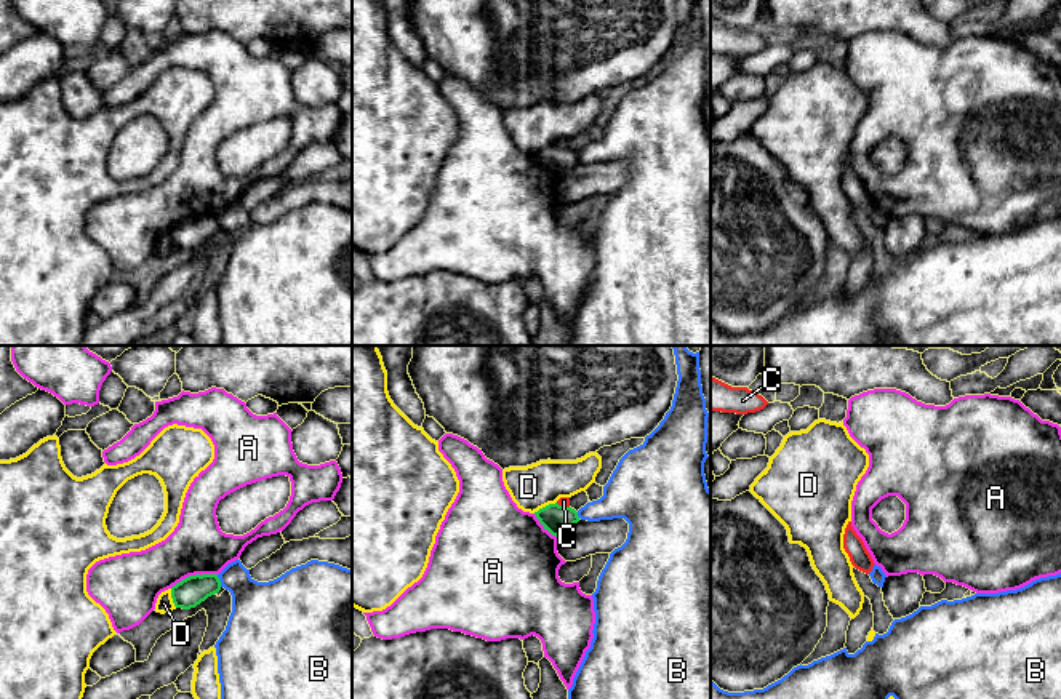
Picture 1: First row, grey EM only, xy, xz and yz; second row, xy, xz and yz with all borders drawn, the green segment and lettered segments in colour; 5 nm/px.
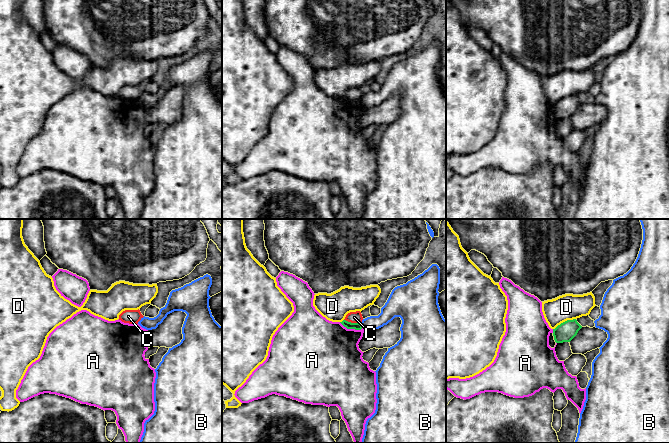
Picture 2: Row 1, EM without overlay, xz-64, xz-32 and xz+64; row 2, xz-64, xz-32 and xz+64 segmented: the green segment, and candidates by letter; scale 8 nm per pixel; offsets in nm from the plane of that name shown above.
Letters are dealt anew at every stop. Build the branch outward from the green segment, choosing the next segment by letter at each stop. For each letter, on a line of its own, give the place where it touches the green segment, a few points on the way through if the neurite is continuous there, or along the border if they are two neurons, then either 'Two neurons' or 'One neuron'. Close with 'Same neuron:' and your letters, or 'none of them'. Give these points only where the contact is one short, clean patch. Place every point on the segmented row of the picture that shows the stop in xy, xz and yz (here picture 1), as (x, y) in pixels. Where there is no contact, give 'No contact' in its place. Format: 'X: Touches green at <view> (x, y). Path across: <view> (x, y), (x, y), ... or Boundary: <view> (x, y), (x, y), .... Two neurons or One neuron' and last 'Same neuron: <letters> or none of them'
A: Touches green at xy (192, 576). Two neurons
B: Touches green at xy (220, 581). Boundary: xy (216, 575), (221, 586). Two neurons
C: Touches green at xz (562, 506). Boundary: xz (556, 503), (568, 507). Two neurons
D: Touches green at xz (546, 506). Two neurons
Same neuron: none of them

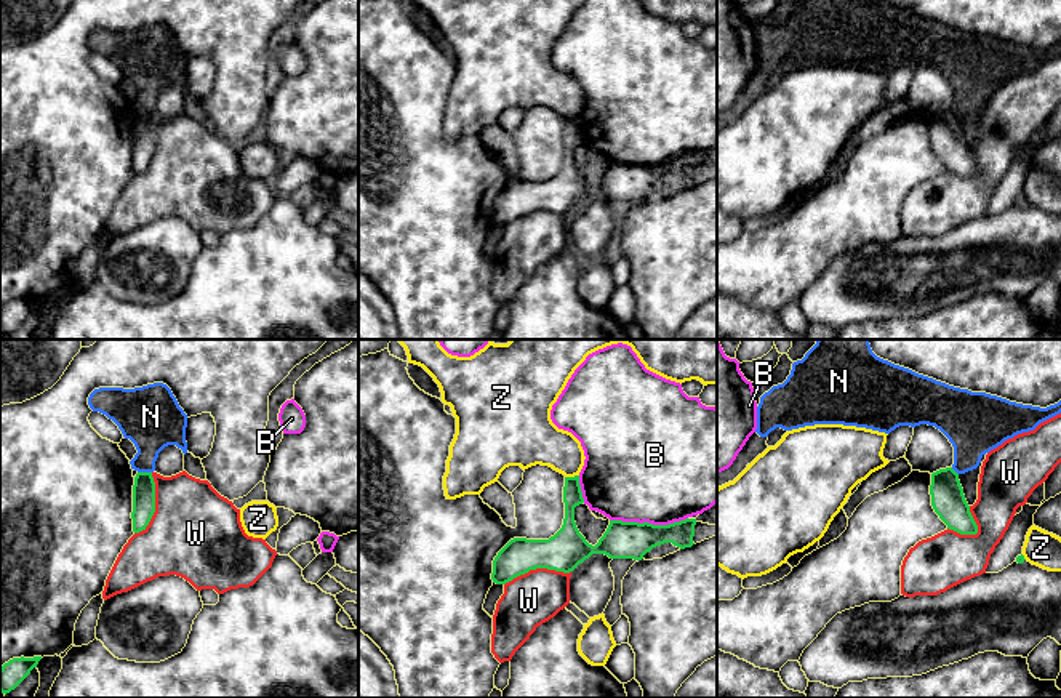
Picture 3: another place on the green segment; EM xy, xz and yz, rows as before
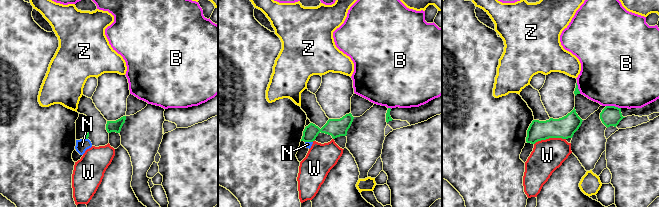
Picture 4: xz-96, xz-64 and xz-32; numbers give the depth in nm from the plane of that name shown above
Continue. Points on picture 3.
B: Touches green at xz (648, 524). Two neurons
N: Touches green at xy (144, 473). Boundary: xy (138, 471), (151, 473). Two neurons
W: Touches green at xy (154, 505). Two neurons
Z: Touches green at xz (572, 477). Two neurons
Same neuron: none of them

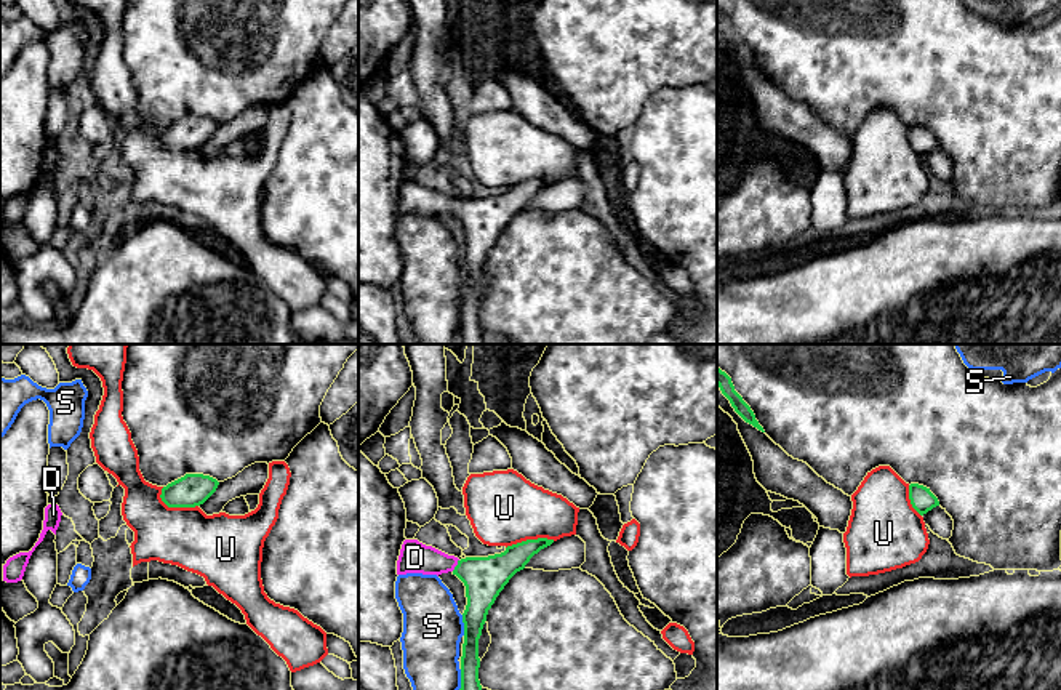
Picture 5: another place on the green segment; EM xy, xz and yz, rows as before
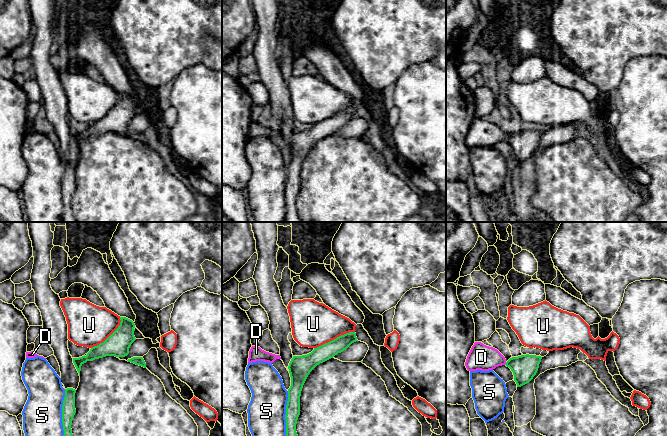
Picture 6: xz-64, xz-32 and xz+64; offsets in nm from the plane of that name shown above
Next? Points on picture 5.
D: Touches green at xz (456, 565). Path across: xz (484, 577), (456, 565), (415, 557). One neuron
S: Touches green at xz (464, 625). Two neurons
U: Touches green at xy (175, 506). Boundary: xy (160, 489), (160, 498), (168, 506), (197, 506). Two neurons
Same neuron: D

